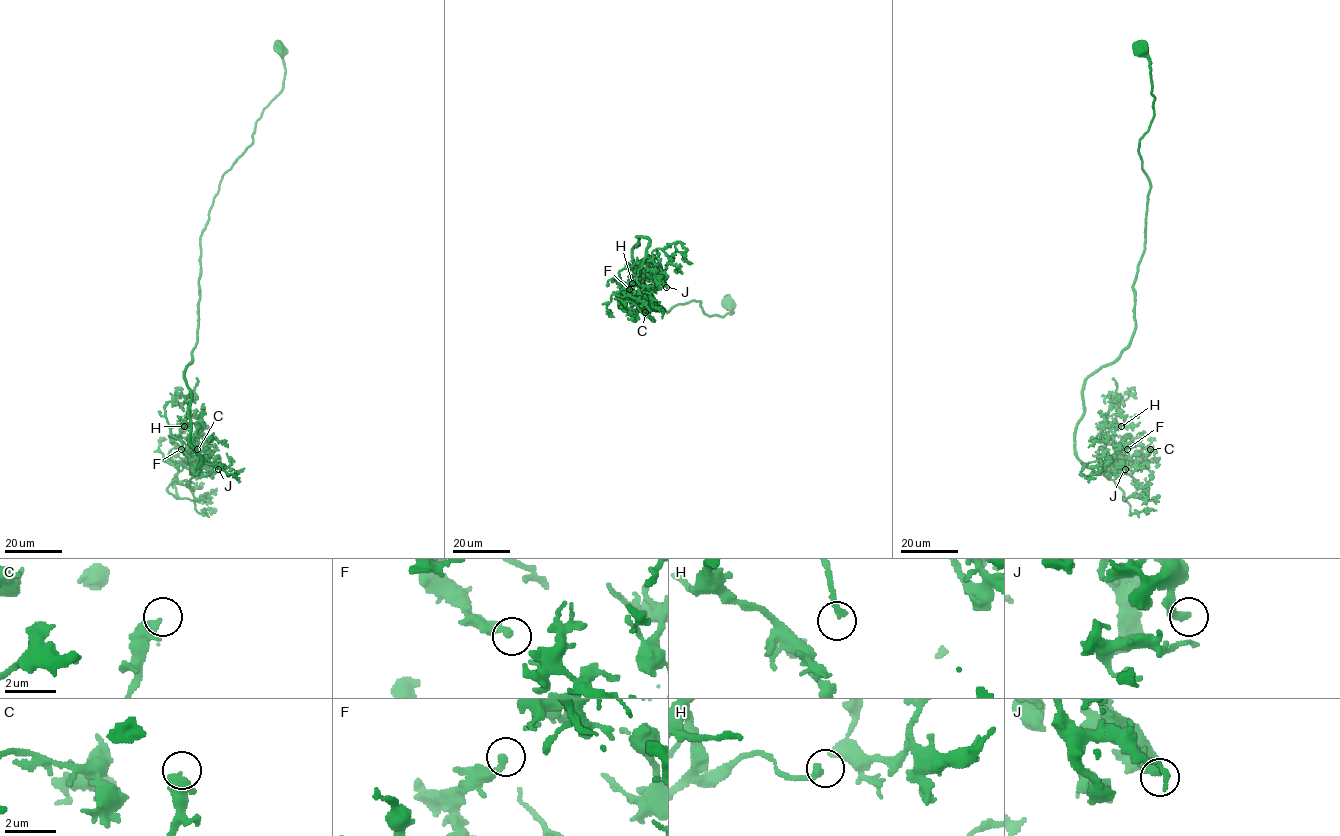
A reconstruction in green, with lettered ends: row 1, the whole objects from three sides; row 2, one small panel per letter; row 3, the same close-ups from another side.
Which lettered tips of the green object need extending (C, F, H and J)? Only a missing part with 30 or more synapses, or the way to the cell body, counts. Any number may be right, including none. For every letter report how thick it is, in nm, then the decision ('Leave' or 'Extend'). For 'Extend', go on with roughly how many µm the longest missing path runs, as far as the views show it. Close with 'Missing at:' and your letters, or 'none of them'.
C: Thickness 280 nm. Leave
F: Thickness 320 nm. Leave
H: Thickness 190 nm. Extend. Missing length about 4 µm
J: Thickness 240 nm. Leave
Missing at: H

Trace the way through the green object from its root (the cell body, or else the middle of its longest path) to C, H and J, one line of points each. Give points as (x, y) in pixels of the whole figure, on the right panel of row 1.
C: (1141, 49), (1154, 117), (1139, 147), (1135, 330), (1086, 379), (1074, 454), (1102, 474), (1150, 449)
H: (1141, 49), (1154, 117), (1139, 147), (1135, 330), (1086, 379), (1074, 454), (1101, 474), (1101, 433), (1121, 426)
J: (1141, 49), (1154, 117), (1139, 147), (1150, 190), (1135, 330), (1086, 379), (1074, 437), (1096, 474), (1125, 469)

